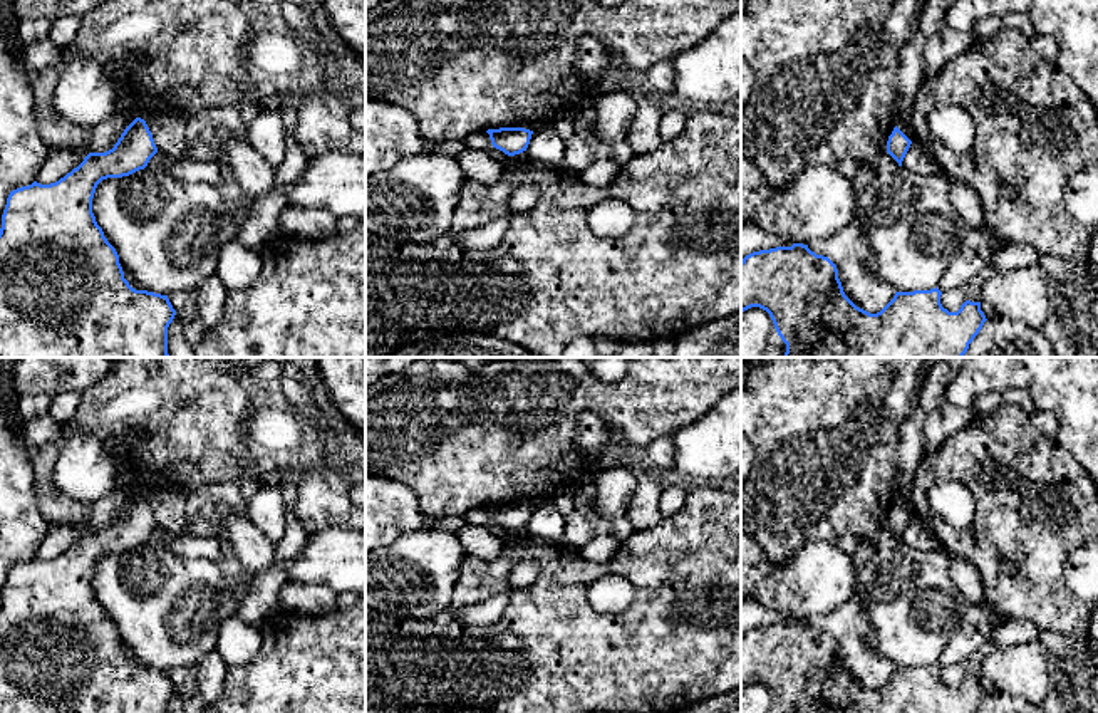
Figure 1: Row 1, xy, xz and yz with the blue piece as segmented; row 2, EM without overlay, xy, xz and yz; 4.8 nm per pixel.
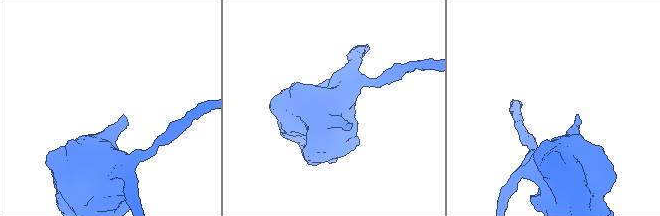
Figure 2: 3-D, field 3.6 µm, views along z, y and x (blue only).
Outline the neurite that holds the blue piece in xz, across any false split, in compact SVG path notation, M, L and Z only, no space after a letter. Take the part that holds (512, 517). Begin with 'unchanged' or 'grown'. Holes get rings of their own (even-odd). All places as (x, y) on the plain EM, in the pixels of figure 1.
unchanged | M500 503L488 505L493 523L503 527L508 532L526 527L533 507L525 503Z

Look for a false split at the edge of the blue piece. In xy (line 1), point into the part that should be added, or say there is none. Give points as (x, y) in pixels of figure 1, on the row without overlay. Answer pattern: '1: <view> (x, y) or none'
1: none

